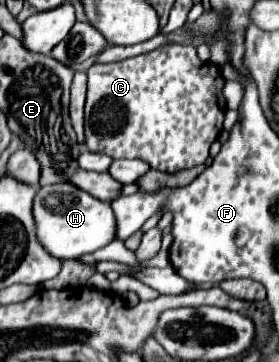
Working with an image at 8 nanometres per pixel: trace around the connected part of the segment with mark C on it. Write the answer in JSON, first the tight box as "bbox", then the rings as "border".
{"bbox":[85,46,225,174],"border":[[[161,46],[153,52],[121,62],[93,64],[87,70],[87,76],[89,90],[85,104],[85,136],[89,150],[103,152],[111,158],[139,158],[153,170],[169,174],[183,168],[193,168],[207,160],[211,144],[223,130],[225,78],[221,76],[221,68],[199,60],[193,46]]]}

